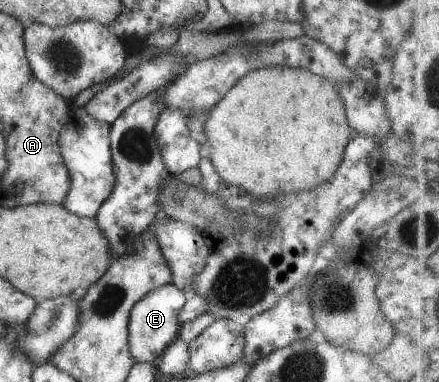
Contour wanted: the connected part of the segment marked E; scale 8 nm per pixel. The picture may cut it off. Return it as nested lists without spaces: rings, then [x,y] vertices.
[[[170,283],[150,290],[134,303],[129,311],[127,342],[130,355],[136,362],[155,364],[164,348],[178,337],[180,325],[177,315],[185,301],[182,290]]]

